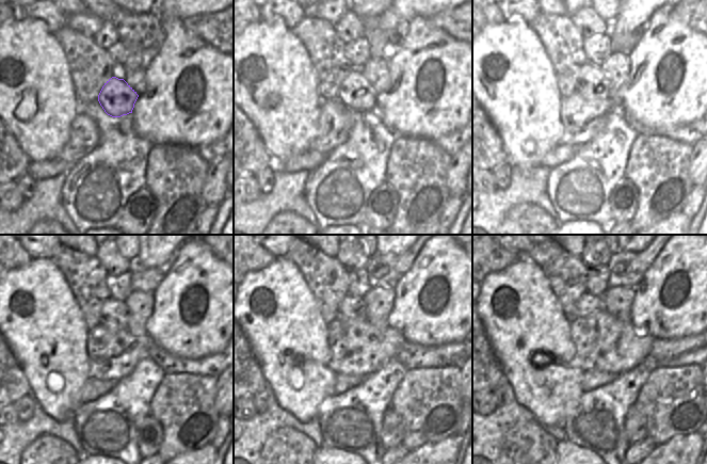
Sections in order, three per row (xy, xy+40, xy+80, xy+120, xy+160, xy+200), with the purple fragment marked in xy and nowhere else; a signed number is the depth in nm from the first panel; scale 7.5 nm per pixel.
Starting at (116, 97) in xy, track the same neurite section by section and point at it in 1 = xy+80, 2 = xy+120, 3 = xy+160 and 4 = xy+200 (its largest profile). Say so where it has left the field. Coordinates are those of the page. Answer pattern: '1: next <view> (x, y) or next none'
1: next xy+80 (592, 84)
2: next xy+120 (114, 316)
3: next xy+160 (351, 307)
4: next xy+200 (587, 304)

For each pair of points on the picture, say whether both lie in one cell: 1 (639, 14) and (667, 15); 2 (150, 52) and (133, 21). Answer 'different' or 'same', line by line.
1: different
2: same

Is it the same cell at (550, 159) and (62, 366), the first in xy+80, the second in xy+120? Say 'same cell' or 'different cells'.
different cells

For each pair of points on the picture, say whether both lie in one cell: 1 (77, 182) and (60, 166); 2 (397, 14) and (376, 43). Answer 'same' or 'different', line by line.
1: different
2: same

